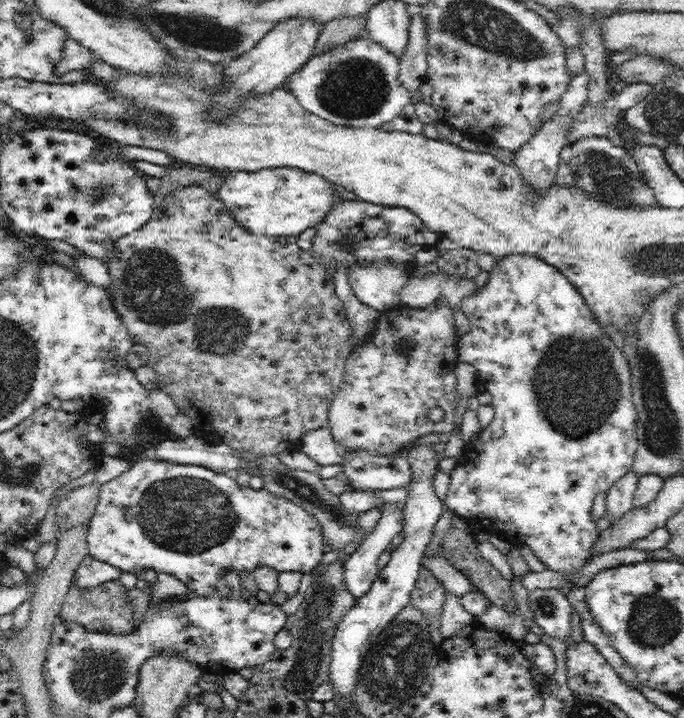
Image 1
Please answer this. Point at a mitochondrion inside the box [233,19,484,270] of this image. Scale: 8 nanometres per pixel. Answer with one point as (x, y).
(357, 88)

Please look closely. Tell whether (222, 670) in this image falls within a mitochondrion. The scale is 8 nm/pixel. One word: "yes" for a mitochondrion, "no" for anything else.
no

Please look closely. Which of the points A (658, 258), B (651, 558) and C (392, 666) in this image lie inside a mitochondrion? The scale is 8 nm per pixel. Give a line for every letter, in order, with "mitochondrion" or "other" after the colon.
A: mitochondrion
B: other
C: mitochondrion

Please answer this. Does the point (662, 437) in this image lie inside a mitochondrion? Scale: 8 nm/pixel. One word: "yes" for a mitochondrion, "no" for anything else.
yes

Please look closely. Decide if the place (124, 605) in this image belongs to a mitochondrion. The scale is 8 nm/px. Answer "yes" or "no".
no

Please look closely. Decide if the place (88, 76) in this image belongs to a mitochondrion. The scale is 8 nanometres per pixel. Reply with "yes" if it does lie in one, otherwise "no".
no

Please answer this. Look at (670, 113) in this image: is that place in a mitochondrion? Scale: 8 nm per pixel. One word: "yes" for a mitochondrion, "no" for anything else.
yes

